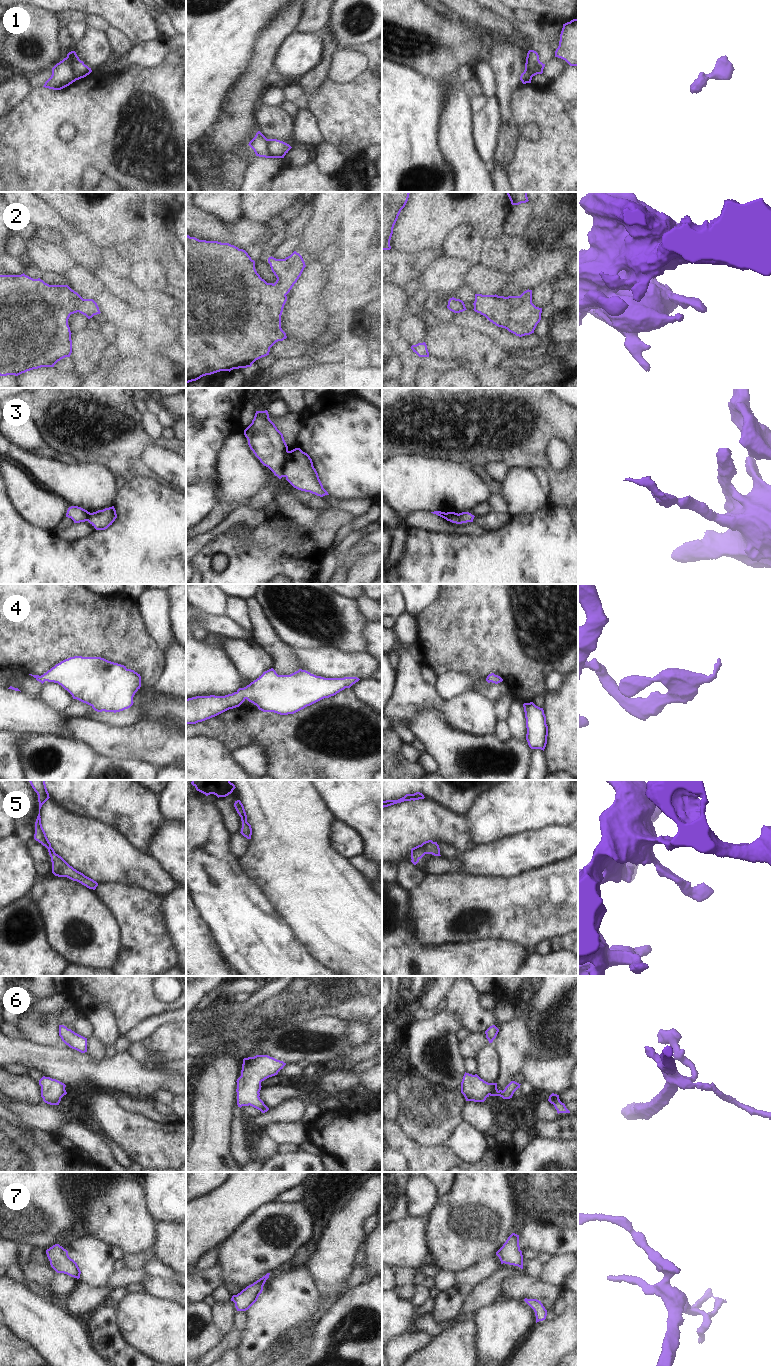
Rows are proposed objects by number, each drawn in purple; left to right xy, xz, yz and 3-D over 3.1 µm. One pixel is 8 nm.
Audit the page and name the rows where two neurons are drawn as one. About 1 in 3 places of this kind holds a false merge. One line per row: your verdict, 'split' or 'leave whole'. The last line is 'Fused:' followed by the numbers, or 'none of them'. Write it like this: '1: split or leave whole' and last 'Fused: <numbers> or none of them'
1: split
2: leave whole
3: split
4: leave whole
5: leave whole
6: leave whole
7: leave whole
Fused: 1, 3

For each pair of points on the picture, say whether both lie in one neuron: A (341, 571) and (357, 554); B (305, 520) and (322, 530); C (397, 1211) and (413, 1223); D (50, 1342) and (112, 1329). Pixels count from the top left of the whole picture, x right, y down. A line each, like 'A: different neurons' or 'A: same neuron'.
A: different neurons
B: different neurons
C: different neurons
D: different neurons

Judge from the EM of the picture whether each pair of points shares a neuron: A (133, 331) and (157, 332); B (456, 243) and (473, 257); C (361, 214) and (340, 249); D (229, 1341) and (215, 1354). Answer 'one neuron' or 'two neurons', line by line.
A: one neuron
B: one neuron
C: one neuron
D: one neuron

